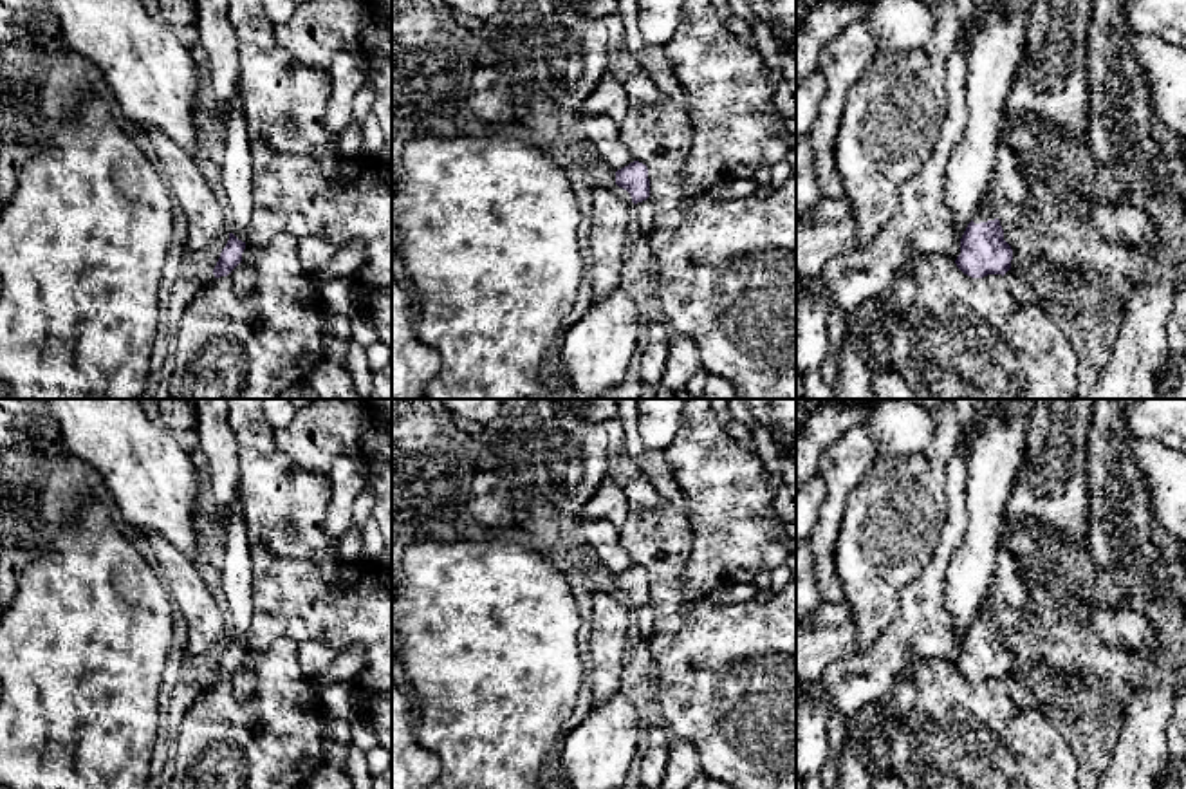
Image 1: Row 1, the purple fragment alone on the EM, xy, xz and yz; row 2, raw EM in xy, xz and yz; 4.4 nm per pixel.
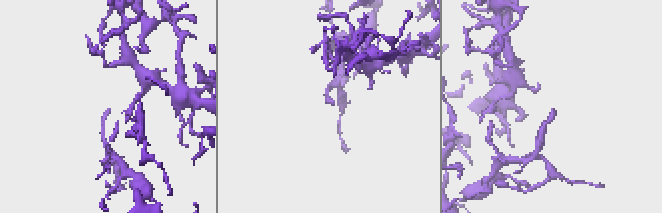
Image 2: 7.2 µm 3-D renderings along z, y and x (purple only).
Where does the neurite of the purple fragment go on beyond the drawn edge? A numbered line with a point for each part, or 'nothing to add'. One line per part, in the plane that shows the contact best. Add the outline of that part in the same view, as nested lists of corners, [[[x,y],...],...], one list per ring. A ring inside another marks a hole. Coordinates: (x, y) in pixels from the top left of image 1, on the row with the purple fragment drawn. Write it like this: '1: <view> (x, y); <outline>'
1: xy (237, 154); [[[240,97],[229,101],[224,143],[224,190],[229,202],[229,233],[246,242],[253,215],[253,155]]]

